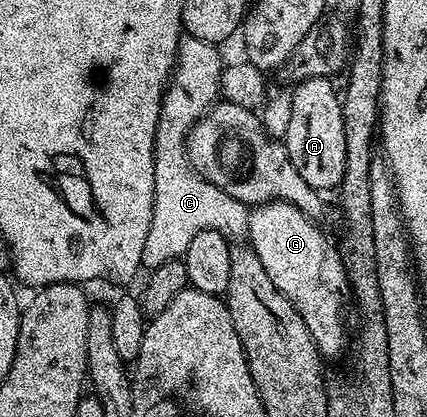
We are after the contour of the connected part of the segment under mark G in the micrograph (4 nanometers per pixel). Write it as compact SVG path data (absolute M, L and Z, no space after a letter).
M263 202L248 213L247 242L263 268L267 268L271 284L303 316L303 324L307 324L318 352L323 356L339 353L345 346L345 318L341 313L345 310L345 298L347 302L347 279L338 247L329 243L314 219L286 202Z

